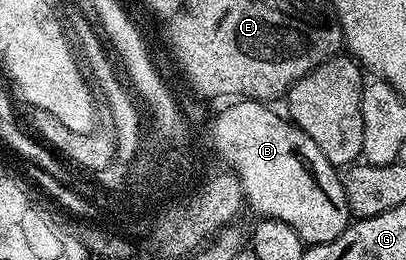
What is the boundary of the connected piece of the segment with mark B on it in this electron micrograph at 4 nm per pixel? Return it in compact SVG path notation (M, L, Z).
M237 100L213 122L213 146L222 158L224 165L241 178L242 192L251 208L261 218L274 218L291 228L306 244L316 244L335 240L351 221L345 189L341 183L342 175L338 167L332 166L319 152L319 144L311 140L298 126L294 126L288 117L276 114L266 103L260 100Z

